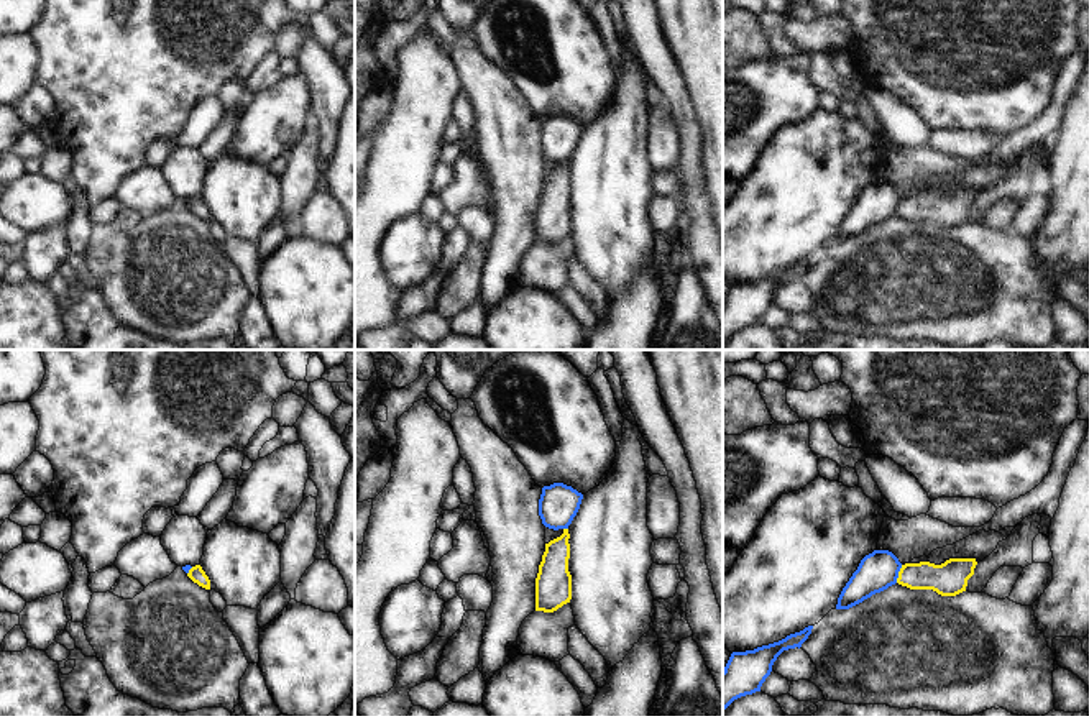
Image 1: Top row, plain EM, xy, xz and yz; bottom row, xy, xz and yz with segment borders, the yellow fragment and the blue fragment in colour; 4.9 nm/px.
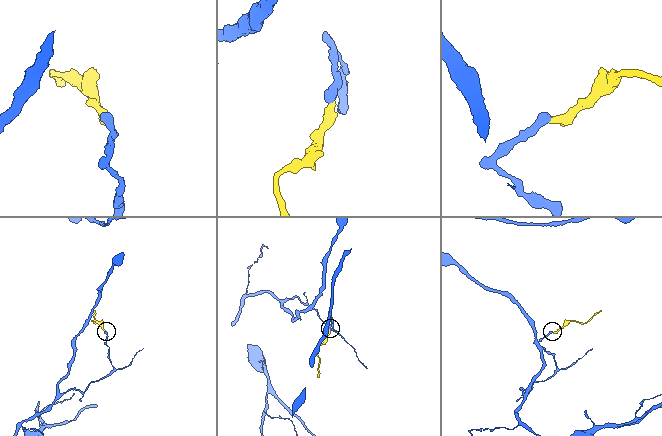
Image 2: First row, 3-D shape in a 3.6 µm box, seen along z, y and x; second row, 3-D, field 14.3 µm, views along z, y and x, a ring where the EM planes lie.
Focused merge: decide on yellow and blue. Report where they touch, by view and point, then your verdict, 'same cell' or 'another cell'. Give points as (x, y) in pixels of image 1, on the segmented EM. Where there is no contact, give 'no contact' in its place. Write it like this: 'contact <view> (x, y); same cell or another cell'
contact yz (899, 573); another cell

